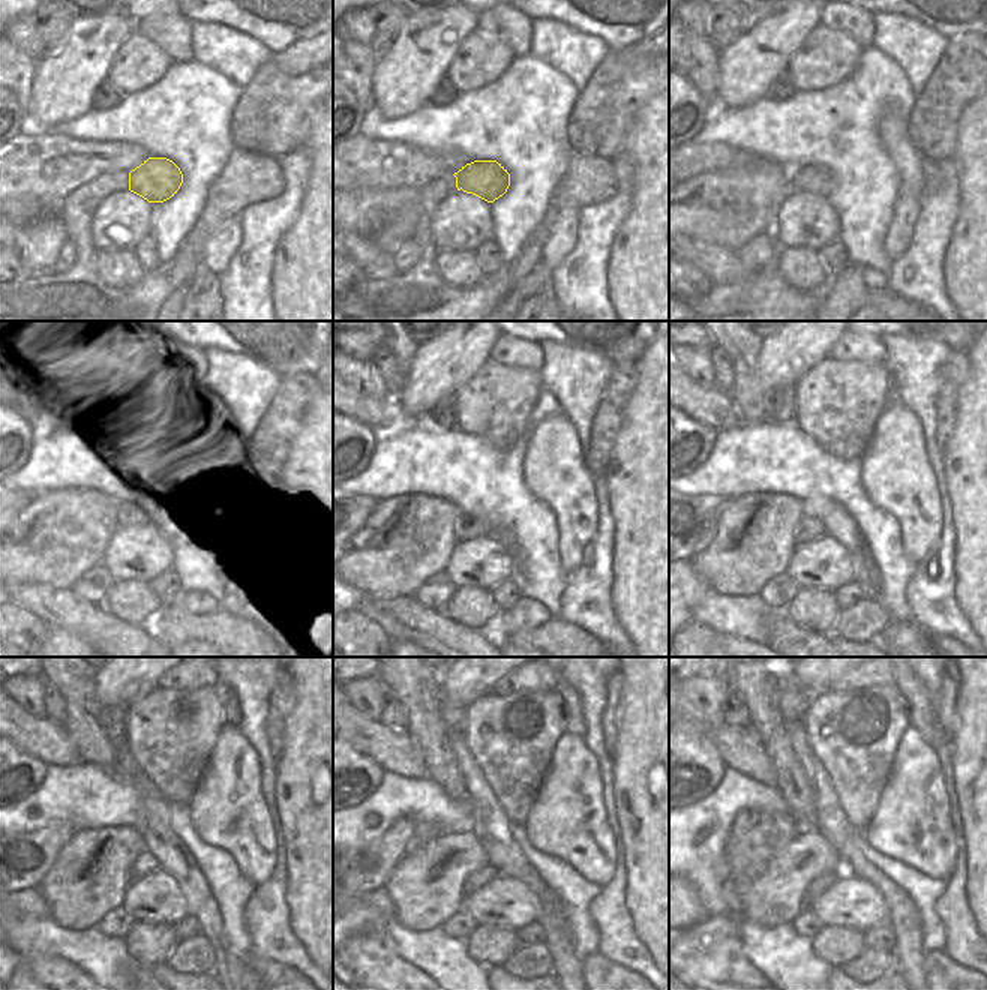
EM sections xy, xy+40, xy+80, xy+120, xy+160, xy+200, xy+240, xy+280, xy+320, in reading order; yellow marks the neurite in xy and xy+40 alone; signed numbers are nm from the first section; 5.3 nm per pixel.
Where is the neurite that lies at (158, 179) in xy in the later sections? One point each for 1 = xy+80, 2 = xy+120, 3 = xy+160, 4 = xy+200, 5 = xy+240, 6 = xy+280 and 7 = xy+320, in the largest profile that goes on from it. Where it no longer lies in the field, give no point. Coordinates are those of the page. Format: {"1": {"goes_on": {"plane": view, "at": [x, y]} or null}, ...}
{"1": {"goes_on": {"plane": "xy+80", "at": [816, 179]}}, "2": {"goes_on": {"plane": "xy+120", "at": [128, 524]}}, "3": {"goes_on": {"plane": "xy+160", "at": [467, 527]}}, "4": {"goes_on": {"plane": "xy+200", "at": [809, 528]}}, "5": {"goes_on": {"plane": "xy+240", "at": [144, 864]}}, "6": {"goes_on": {"plane": "xy+280", "at": [482, 876]}}, "7": {"goes_on": {"plane": "xy+320", "at": [821, 884]}}}

